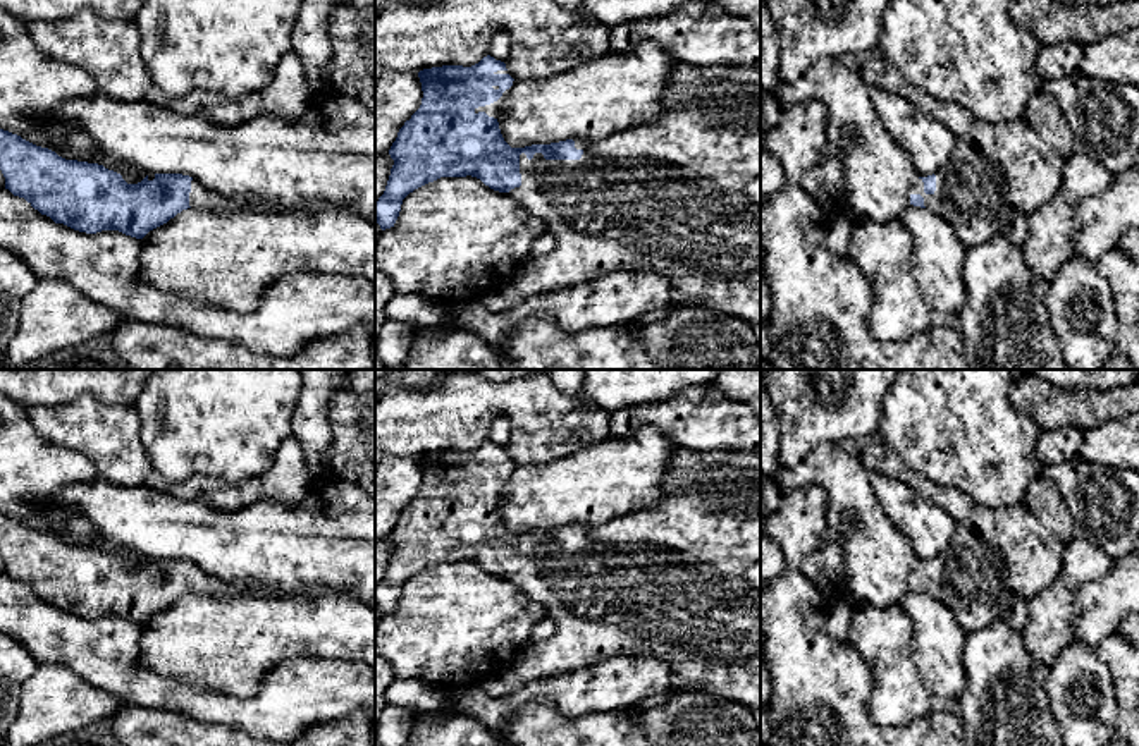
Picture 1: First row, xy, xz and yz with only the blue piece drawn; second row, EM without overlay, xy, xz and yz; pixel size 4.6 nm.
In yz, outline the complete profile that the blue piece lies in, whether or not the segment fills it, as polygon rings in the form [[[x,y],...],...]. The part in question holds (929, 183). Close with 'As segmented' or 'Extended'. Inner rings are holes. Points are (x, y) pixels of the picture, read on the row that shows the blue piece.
[[[879,50],[862,58],[859,72],[867,86],[905,96],[955,134],[950,165],[919,177],[910,205],[939,215],[965,248],[989,241],[1017,213],[1031,215],[1056,194],[1075,136],[1053,95],[1037,91],[1020,119],[993,124],[917,89]]]. Extended

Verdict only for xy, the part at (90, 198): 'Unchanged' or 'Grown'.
Grown

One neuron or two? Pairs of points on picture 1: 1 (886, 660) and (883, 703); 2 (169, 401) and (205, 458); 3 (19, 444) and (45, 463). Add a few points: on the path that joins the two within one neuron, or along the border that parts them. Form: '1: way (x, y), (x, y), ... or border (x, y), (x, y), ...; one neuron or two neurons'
1: way (886, 671), (886, 693); one neuron
2: way (183, 415), (205, 437), (205, 444); one neuron
3: way (26, 451), (38, 463); one neuron

